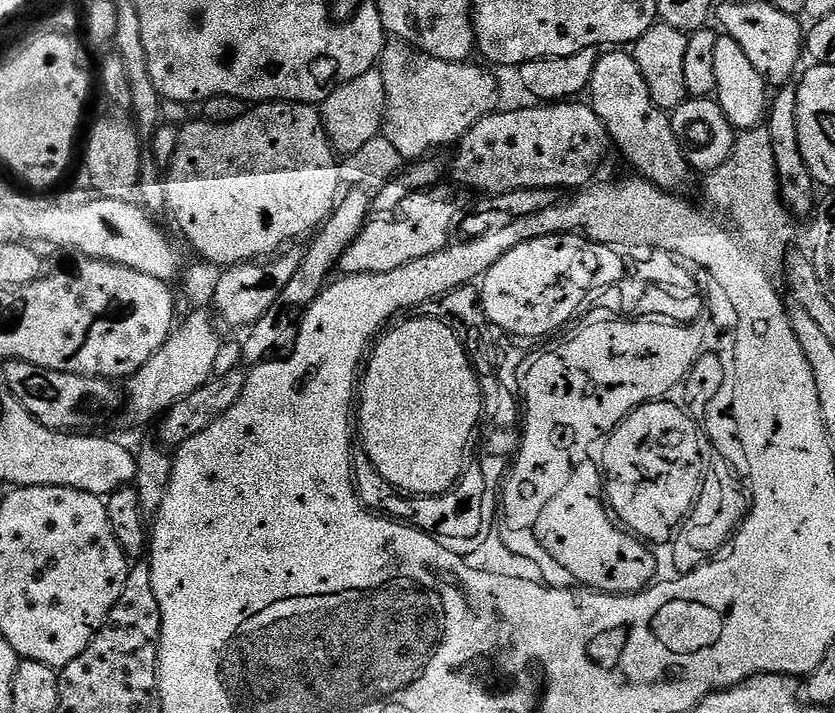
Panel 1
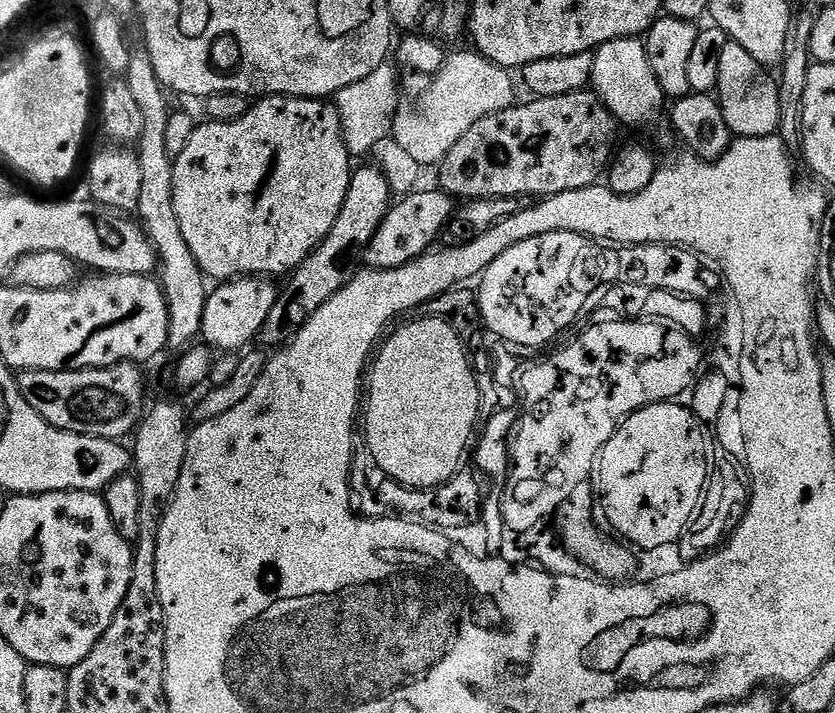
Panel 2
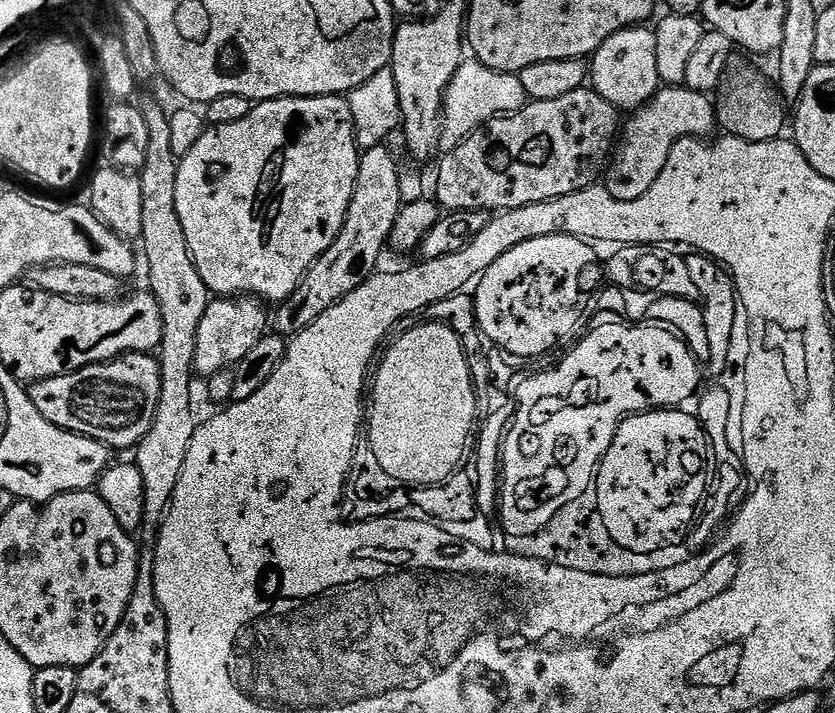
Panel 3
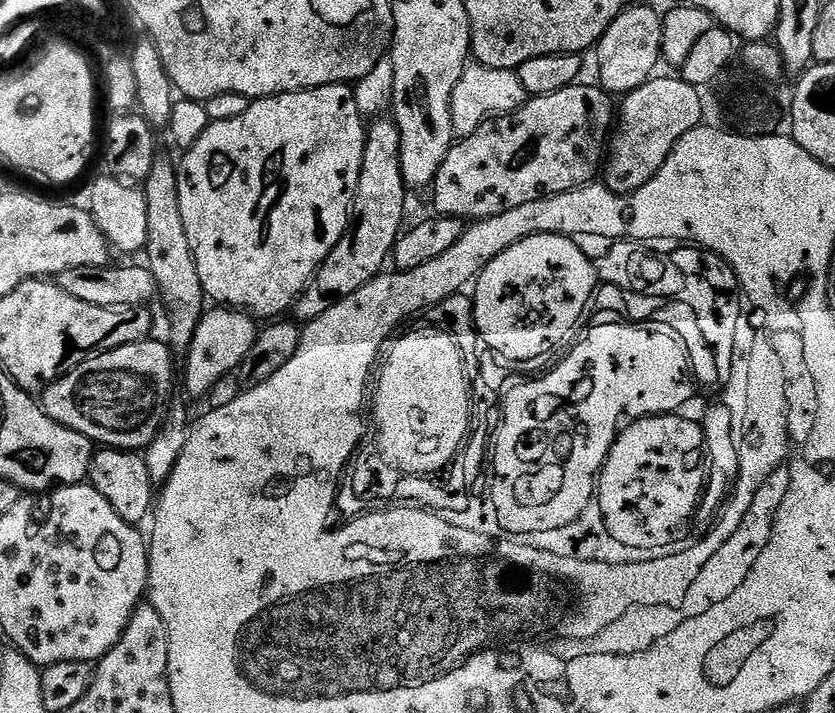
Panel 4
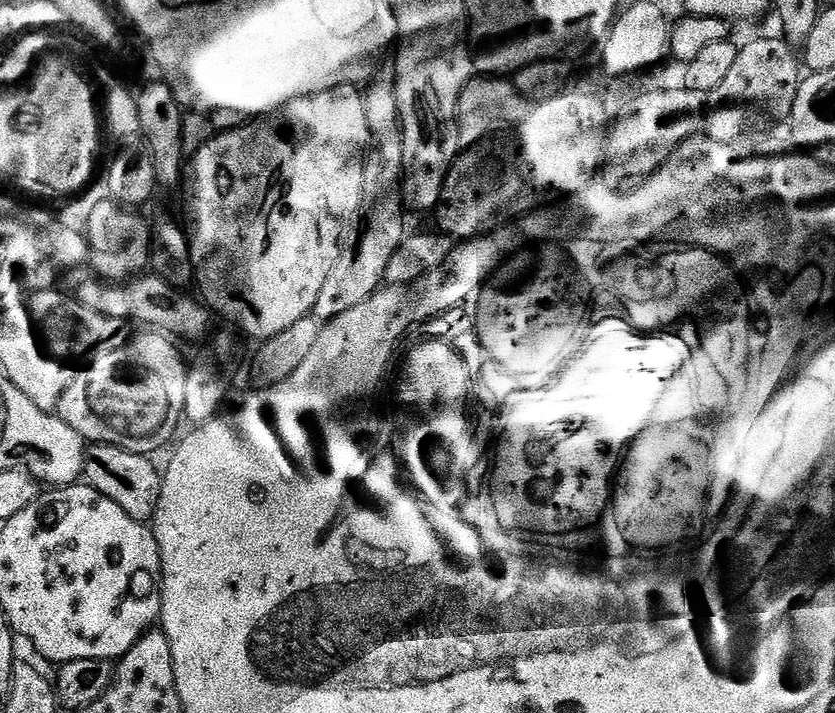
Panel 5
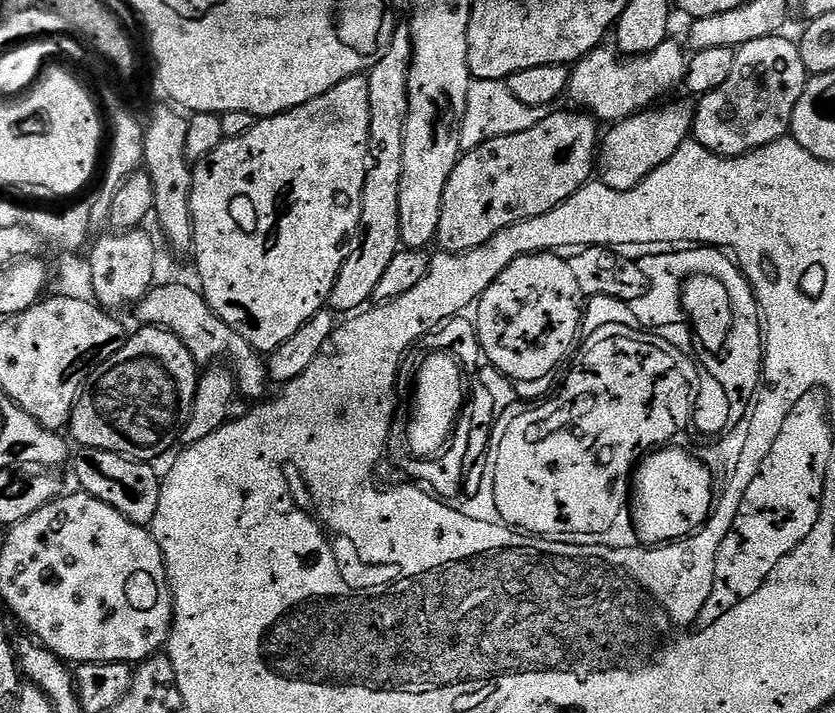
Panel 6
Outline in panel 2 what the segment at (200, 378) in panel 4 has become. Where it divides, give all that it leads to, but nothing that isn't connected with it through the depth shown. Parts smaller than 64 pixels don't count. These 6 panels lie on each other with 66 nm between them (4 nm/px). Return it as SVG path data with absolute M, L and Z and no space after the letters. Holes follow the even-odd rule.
M241 278L230 280L213 287L208 294L206 310L202 318L200 336L209 349L217 353L239 353L247 349L251 340L259 337L270 310L274 310L274 302L278 295L278 288L268 278Z

